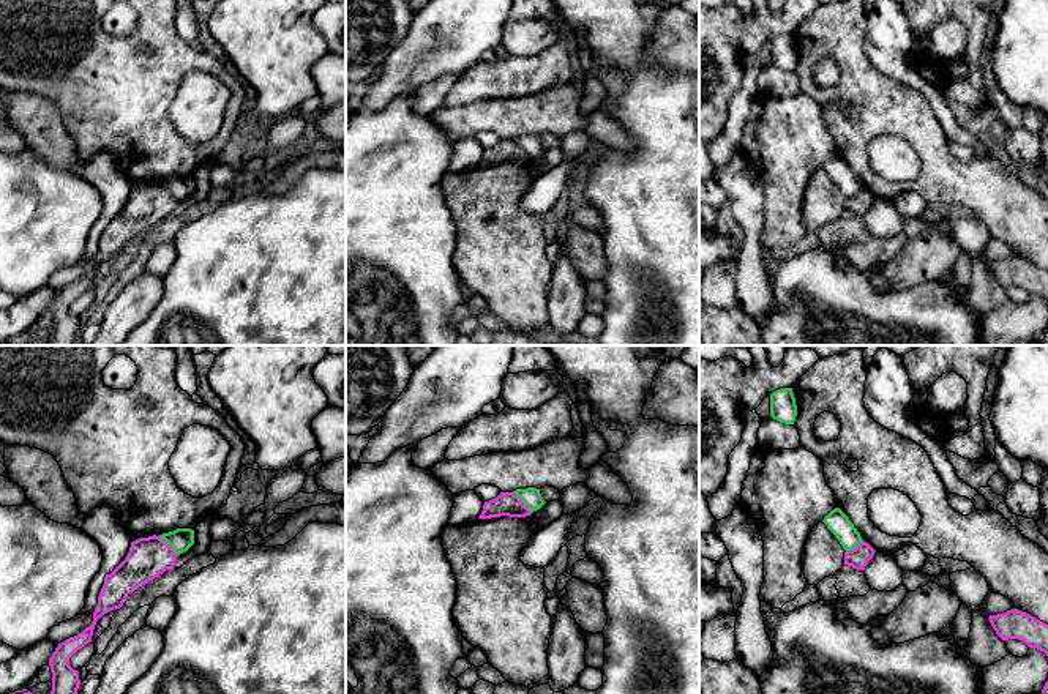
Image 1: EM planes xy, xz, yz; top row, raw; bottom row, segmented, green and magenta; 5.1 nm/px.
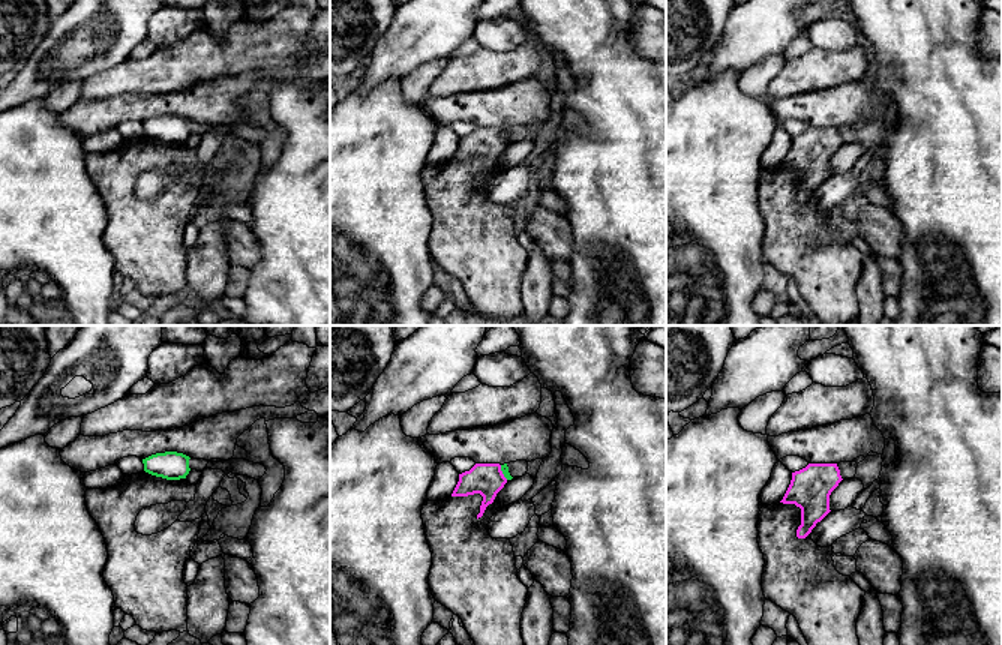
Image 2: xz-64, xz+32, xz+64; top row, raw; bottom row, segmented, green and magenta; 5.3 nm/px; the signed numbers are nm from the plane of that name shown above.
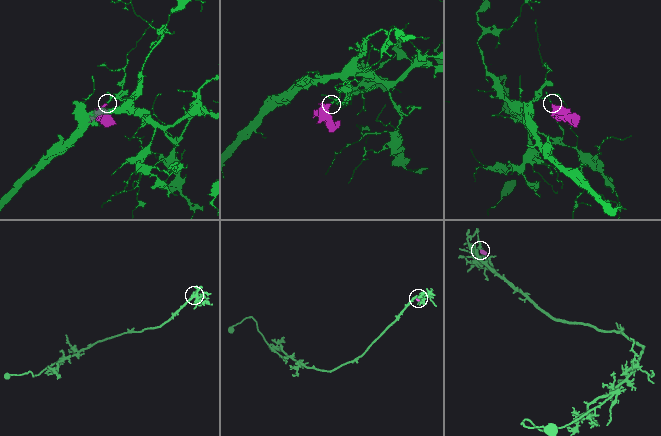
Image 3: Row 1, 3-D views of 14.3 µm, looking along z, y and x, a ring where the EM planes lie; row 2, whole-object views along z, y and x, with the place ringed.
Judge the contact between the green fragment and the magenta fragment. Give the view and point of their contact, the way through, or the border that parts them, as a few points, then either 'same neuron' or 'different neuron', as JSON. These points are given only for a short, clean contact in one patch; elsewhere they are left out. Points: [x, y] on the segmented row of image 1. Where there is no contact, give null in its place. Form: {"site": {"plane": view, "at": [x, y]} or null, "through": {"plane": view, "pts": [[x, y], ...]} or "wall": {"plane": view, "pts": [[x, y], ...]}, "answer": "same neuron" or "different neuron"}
{"site": {"plane": "xz", "at": [521, 500]}, "wall": {"plane": "xz", "pts": [[512, 492], [531, 513]]}, "answer": "different neuron"}

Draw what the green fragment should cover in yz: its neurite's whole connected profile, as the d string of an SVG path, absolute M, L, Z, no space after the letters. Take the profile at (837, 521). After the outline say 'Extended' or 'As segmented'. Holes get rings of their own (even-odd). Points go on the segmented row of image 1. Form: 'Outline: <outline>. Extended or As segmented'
Outline: M840 508L832 509L822 522L846 552L855 549L863 541L854 524Z. As segmented

